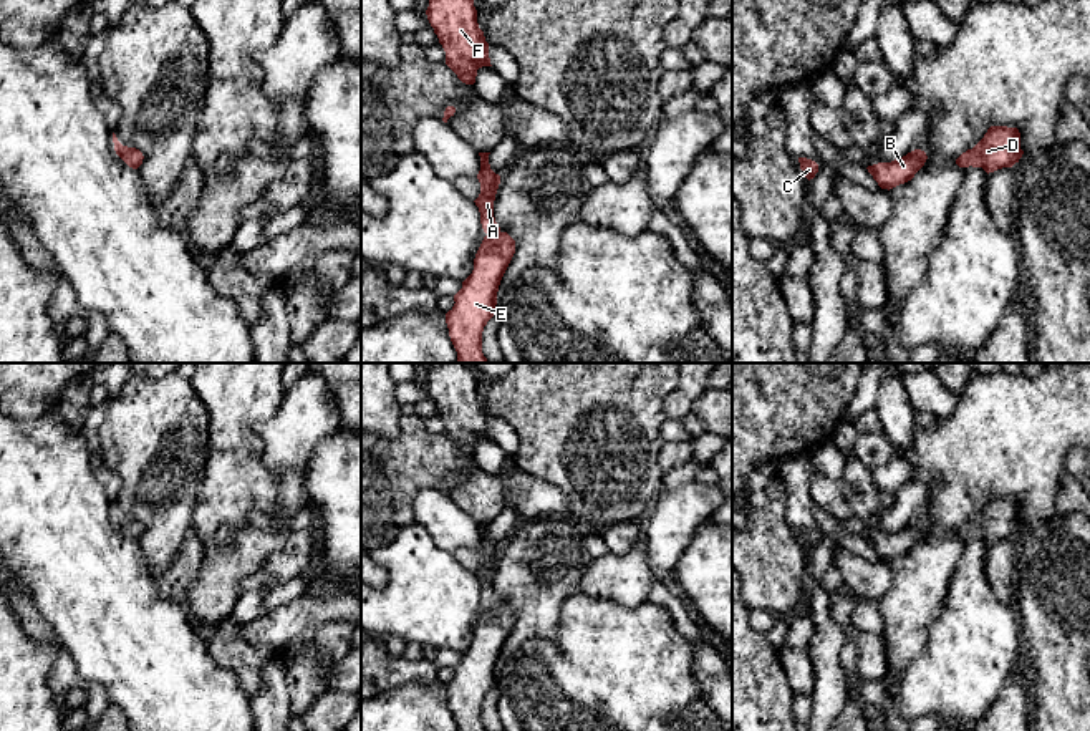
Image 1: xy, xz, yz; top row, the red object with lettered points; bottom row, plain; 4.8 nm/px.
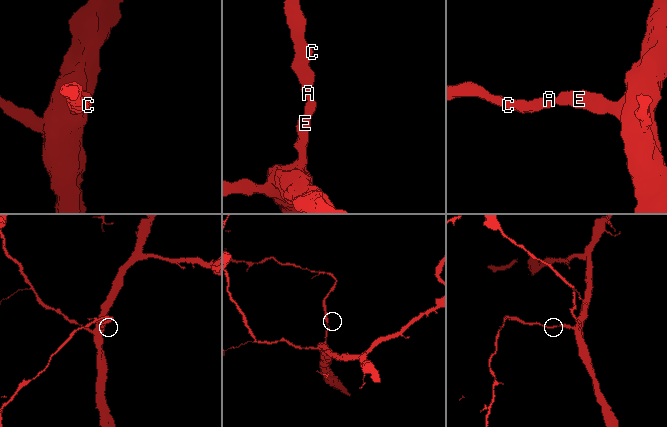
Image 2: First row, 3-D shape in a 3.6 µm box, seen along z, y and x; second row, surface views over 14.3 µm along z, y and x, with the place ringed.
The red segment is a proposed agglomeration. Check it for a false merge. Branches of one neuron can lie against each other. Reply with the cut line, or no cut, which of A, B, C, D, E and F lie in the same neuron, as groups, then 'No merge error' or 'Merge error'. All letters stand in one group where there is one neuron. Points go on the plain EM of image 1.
No split. Groups: A B C D E F. No merge error

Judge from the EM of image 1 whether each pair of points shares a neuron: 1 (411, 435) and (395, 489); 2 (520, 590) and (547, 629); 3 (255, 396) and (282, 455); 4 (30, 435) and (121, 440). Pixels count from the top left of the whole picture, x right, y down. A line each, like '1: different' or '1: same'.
1: same
2: same
3: different
4: different

